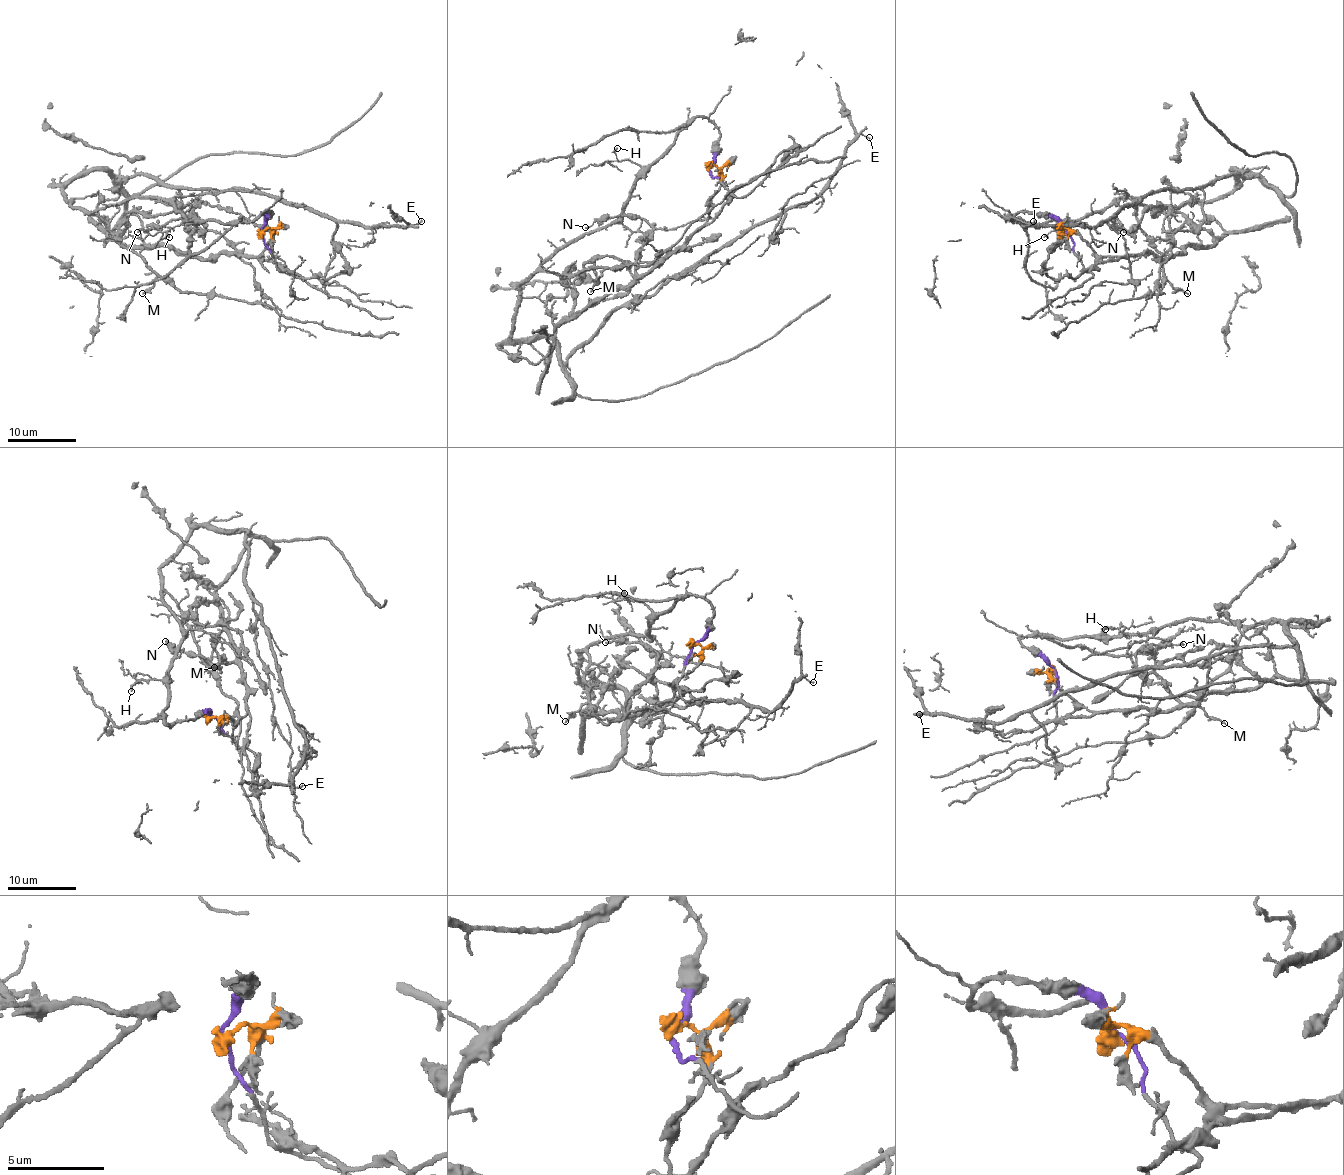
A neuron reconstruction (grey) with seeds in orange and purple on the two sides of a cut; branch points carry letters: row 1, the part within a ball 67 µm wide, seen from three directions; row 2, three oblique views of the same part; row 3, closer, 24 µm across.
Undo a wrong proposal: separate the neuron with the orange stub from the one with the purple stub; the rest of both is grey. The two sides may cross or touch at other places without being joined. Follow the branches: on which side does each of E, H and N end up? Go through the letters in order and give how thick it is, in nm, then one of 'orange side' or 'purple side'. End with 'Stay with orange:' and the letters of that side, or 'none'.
E: 140 nm | purple side
H: 160 nm | purple side
N: 170 nm | orange side
Stay with orange: N

